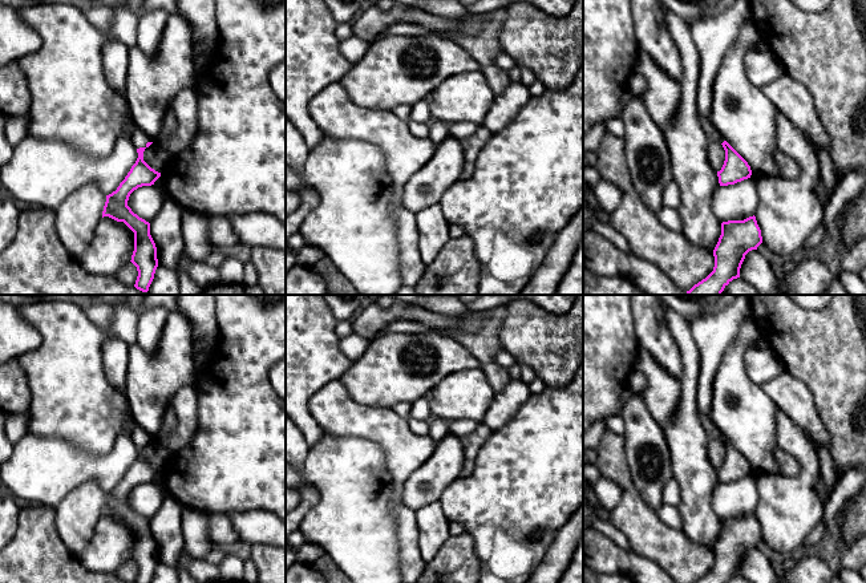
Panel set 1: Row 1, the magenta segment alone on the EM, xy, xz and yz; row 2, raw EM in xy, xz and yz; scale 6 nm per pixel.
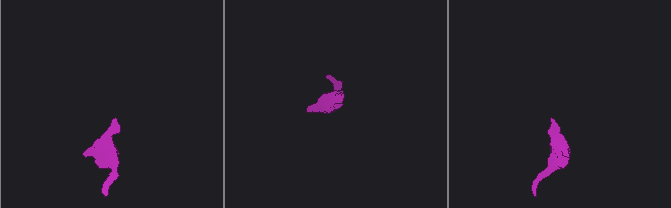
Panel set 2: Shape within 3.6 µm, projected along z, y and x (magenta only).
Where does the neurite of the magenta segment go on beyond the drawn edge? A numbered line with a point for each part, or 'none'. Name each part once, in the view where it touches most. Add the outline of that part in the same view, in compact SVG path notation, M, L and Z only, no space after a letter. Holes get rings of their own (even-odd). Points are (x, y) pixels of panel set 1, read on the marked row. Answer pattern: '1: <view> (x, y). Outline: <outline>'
1: xy (138, 137). Outline: M134 126L133 134L131 134L131 142L135 149L139 149L139 147L146 147L146 143L151 142L151 141L146 135L145 131L142 131L139 127Z

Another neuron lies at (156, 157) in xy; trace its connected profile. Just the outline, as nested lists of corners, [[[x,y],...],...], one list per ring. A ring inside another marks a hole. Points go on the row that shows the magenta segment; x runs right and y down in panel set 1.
[[[151,143],[143,151],[143,161],[158,173],[162,173],[170,157],[171,155],[165,149],[159,147],[157,143]]]

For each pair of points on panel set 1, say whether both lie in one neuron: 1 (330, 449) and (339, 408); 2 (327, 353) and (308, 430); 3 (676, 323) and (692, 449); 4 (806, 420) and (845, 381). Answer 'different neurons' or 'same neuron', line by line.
1: different neurons
2: same neuron
3: same neuron
4: different neurons

